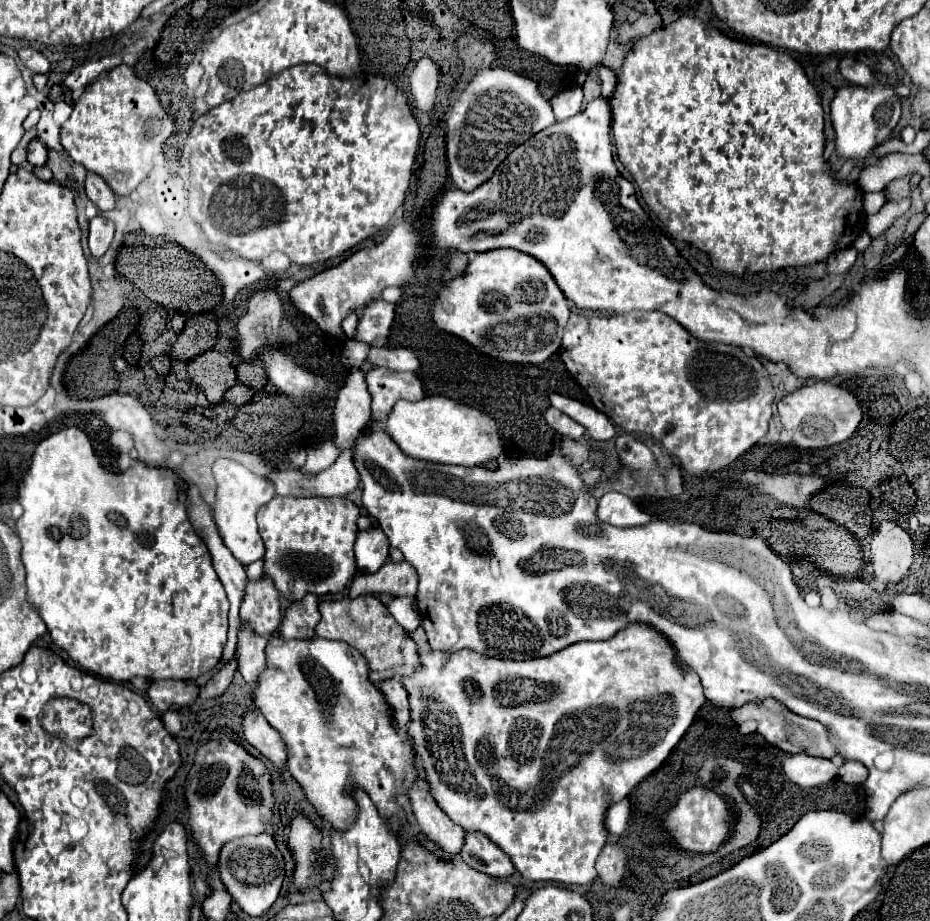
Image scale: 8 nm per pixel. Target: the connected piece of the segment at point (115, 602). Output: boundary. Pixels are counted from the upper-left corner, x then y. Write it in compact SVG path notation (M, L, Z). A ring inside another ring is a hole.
M64 428L44 438L36 446L32 464L18 486L18 502L24 506L22 518L16 522L16 534L22 540L22 562L28 574L28 600L38 606L52 640L60 648L64 648L70 654L70 658L74 658L84 670L114 682L124 682L130 680L132 676L142 676L148 680L174 678L187 681L202 676L204 672L212 670L218 664L228 634L228 598L224 586L216 576L216 570L212 568L212 558L210 552L206 550L208 546L200 540L200 536L194 532L188 520L186 502L182 502L180 498L180 488L172 472L168 472L166 468L146 466L142 460L134 460L134 464L126 472L110 472L100 464L88 436L80 428Z

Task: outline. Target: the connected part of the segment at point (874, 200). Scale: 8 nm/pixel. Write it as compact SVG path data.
M864 192L864 200L862 200L862 204L864 204L864 212L866 212L866 216L870 216L870 214L876 214L882 206L884 206L884 194L882 192Z

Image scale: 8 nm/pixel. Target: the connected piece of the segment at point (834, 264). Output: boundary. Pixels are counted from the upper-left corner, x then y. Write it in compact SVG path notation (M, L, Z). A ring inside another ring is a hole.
M844 248L838 252L832 252L826 260L826 270L828 274L846 274L856 262L856 248Z

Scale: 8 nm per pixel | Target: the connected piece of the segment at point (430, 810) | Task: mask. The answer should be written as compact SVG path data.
M410 790L408 798L422 834L432 840L448 860L460 860L460 848L464 846L466 832L438 808L430 792Z

